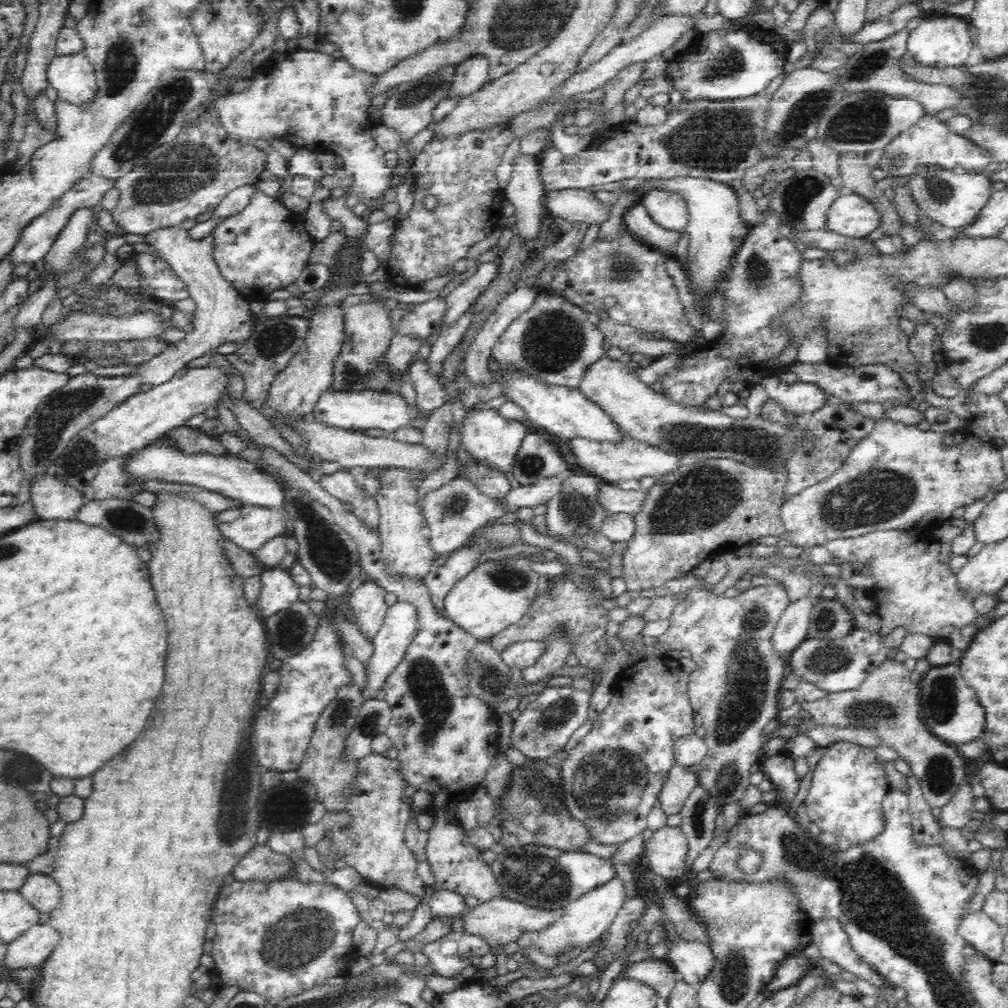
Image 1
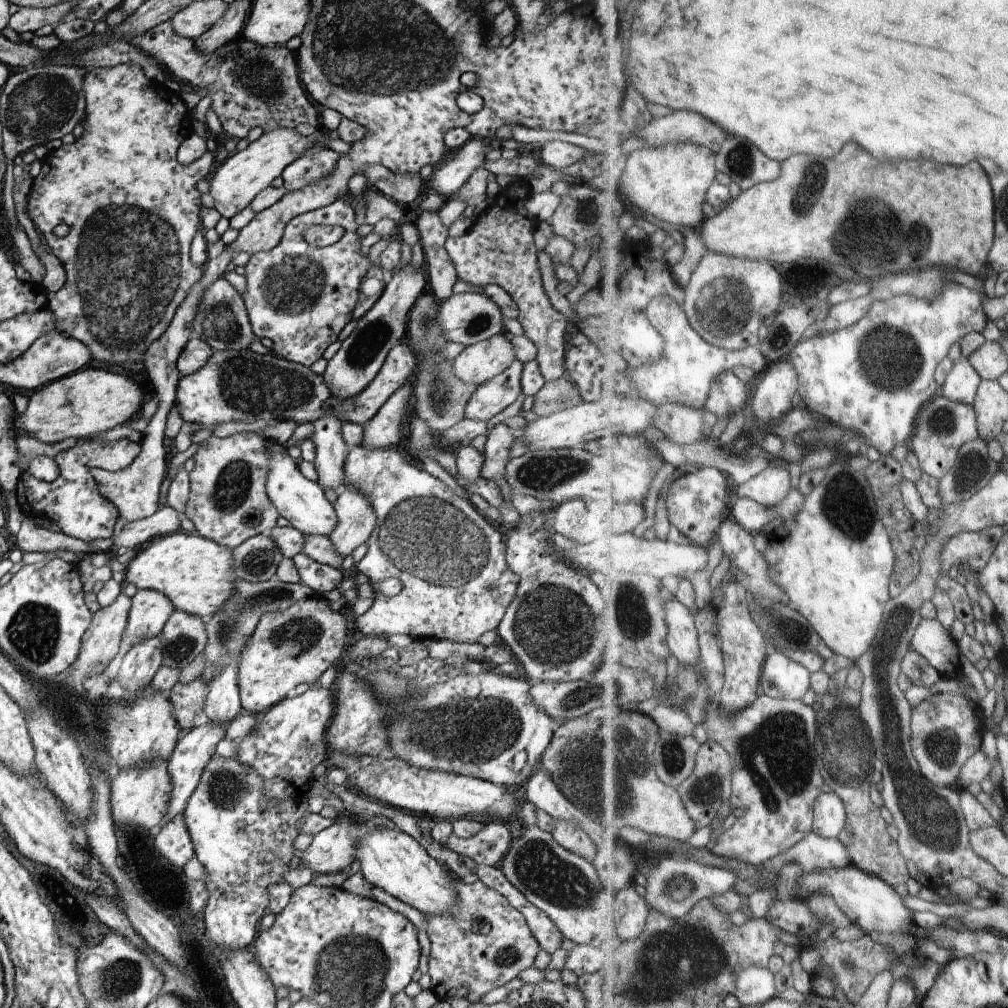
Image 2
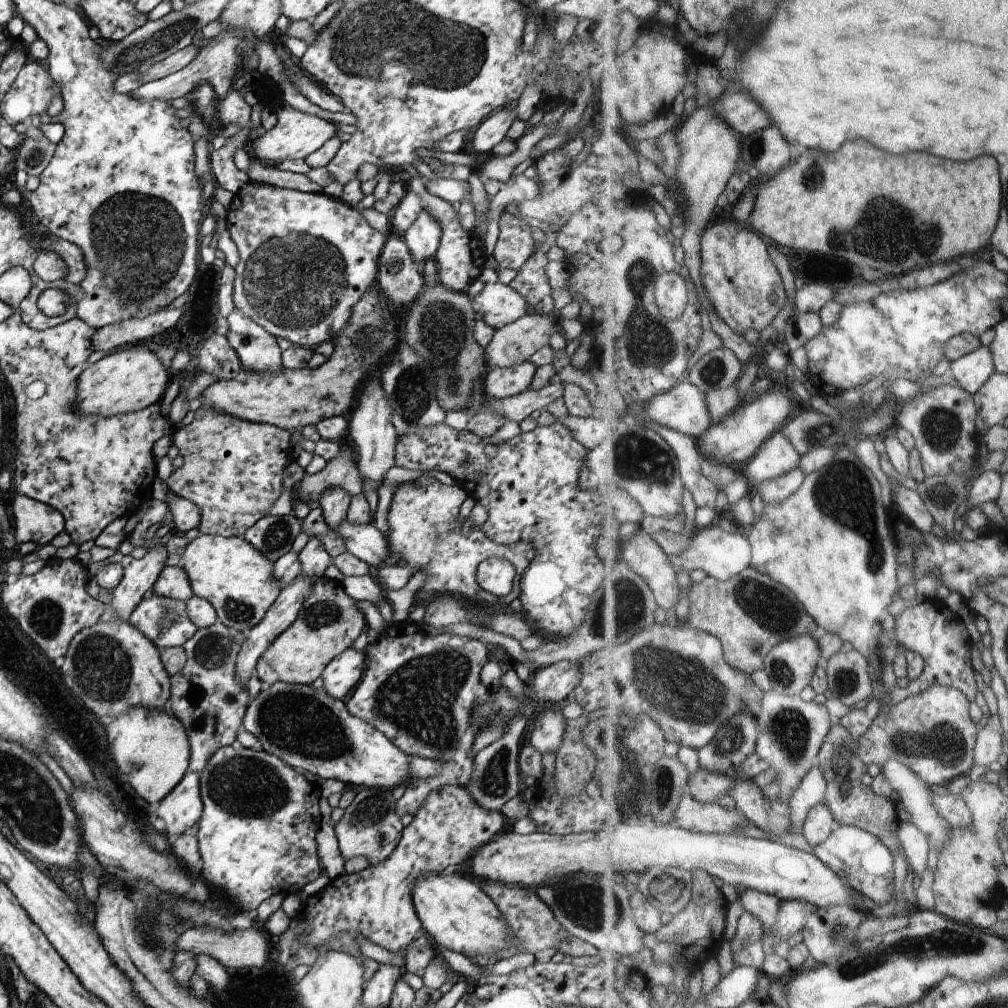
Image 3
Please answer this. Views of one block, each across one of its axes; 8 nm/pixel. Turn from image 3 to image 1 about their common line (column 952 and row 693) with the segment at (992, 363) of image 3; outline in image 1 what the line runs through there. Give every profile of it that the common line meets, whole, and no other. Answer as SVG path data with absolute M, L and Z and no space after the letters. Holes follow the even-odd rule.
M398 598L394 604L388 606L384 618L380 623L377 634L372 638L371 644L376 648L373 657L370 659L373 673L367 679L367 688L362 692L365 698L370 697L370 693L378 691L385 676L398 664L402 654L406 651L408 644L414 639L419 630L419 608L415 600Z

